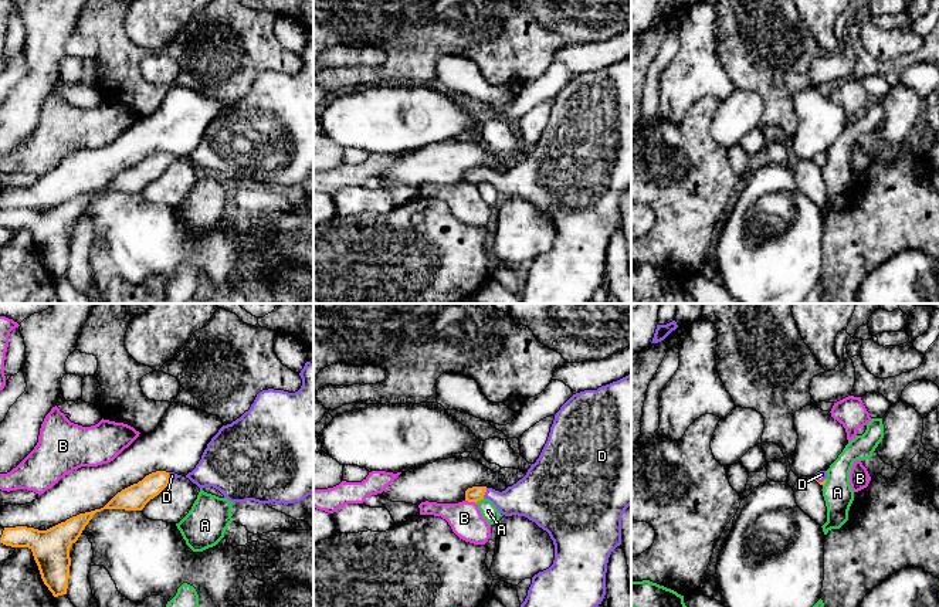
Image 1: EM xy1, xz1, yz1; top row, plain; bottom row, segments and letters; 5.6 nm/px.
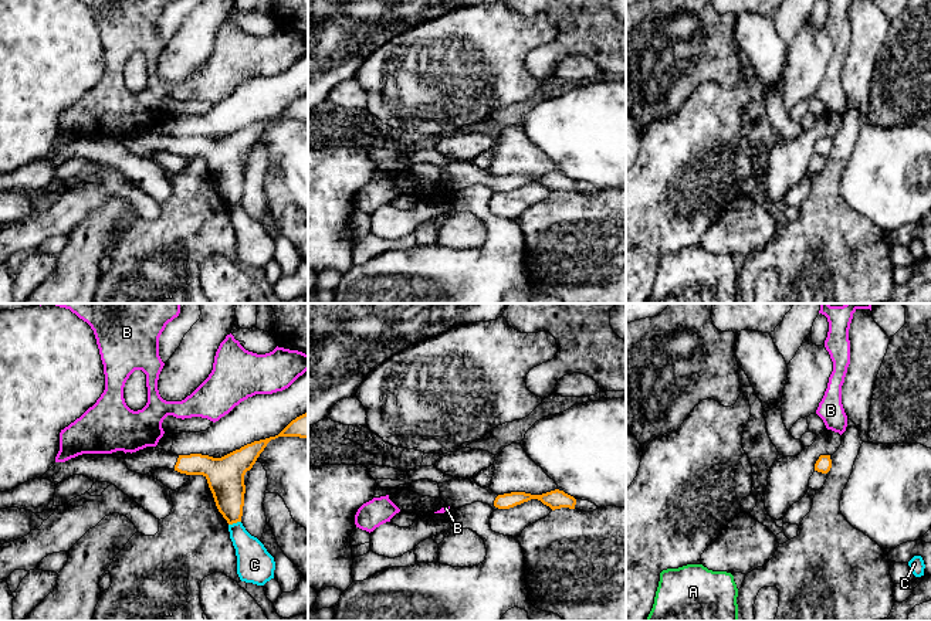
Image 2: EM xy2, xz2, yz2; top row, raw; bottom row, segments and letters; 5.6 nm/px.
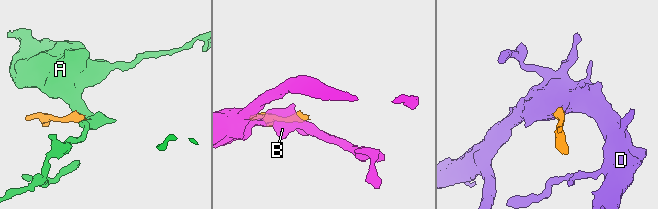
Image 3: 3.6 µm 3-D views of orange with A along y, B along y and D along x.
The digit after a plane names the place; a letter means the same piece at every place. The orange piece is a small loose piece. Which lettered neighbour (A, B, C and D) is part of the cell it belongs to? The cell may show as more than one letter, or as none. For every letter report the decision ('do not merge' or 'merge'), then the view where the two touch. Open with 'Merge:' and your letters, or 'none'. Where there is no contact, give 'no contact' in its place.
Merge: D
A: do not merge | xz1
B: do not merge | xz1
C: do not merge | xy2
D: merge | xz1

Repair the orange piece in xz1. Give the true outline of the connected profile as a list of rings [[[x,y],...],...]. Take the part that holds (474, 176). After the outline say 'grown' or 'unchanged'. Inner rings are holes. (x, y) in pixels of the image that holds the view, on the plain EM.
[[[631,57],[610,67],[601,68],[597,72],[584,72],[573,77],[555,96],[548,123],[539,140],[530,147],[522,162],[519,162],[512,169],[508,169],[502,174],[487,169],[472,169],[465,173],[465,183],[468,184],[477,186],[484,180],[489,182],[496,189],[499,196],[505,199],[518,197],[535,204],[539,210],[549,216],[555,227],[553,247],[532,260],[528,278],[521,286],[521,304],[587,304],[591,299],[593,292],[601,286],[606,278],[606,255],[609,240],[611,234],[621,227],[621,199],[631,187]]]; grown

